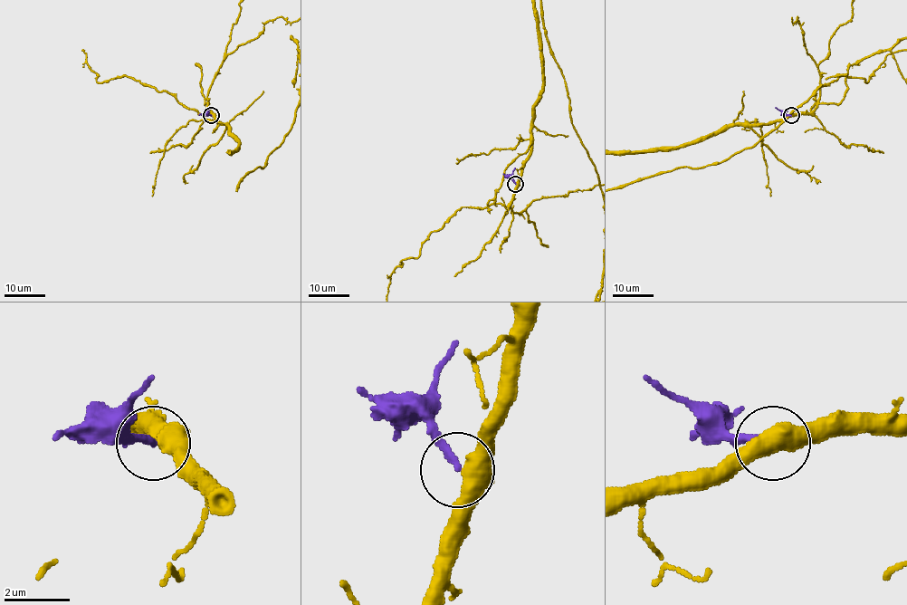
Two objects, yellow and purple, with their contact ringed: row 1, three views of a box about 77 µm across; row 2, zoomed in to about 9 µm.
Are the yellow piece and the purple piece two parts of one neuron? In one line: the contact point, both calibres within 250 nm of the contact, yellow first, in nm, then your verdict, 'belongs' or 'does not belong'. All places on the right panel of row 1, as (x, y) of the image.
at (791, 115); 480 nm thick on the yellow side, 220 nm on the other; does not belong

